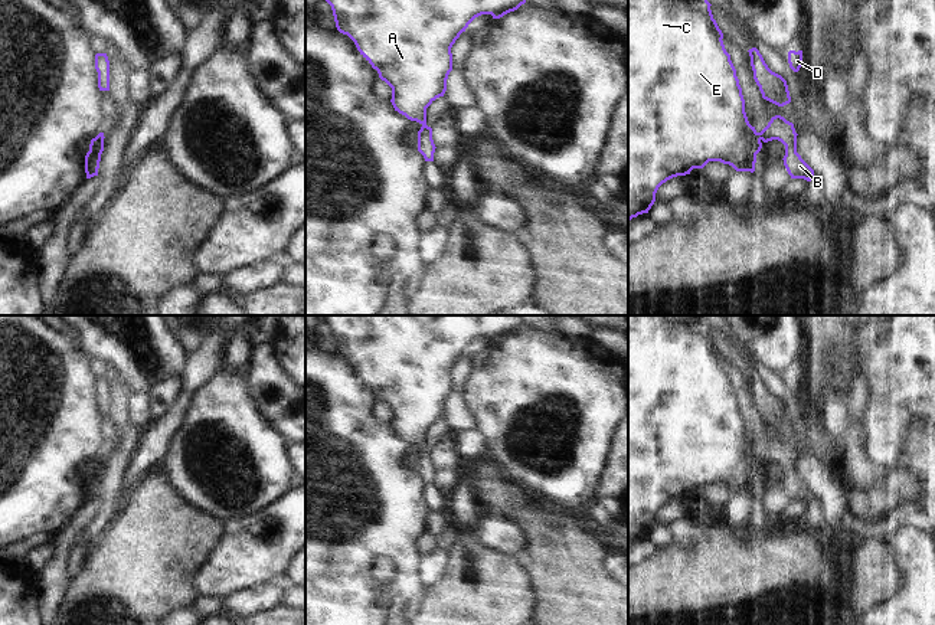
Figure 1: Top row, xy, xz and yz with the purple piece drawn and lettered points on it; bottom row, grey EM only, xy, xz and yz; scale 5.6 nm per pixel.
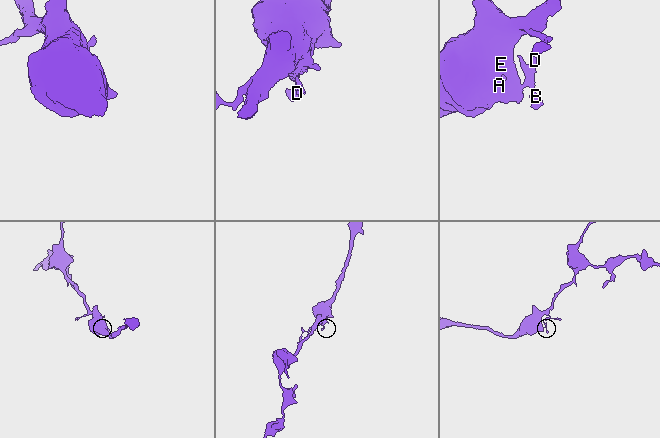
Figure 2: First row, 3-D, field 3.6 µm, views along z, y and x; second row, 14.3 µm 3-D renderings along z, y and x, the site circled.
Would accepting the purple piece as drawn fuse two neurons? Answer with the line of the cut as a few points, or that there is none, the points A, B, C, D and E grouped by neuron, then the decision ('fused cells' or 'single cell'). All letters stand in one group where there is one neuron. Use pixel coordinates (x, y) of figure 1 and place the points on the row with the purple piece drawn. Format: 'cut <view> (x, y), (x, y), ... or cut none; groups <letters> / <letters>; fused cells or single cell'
cut yz (758, 133), (762, 138); groups A C E / B D; fused cells

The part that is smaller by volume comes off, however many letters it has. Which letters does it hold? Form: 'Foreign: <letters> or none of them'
Foreign: B, D

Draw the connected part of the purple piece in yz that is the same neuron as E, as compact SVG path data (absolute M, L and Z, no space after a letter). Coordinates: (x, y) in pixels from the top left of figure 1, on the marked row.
M628 0L628 222L648 213L663 183L709 161L755 171L762 138L748 121L736 69L710 6L707 0Z

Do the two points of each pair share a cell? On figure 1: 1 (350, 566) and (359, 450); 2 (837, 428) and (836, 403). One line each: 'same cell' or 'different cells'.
1: same cell
2: same cell

